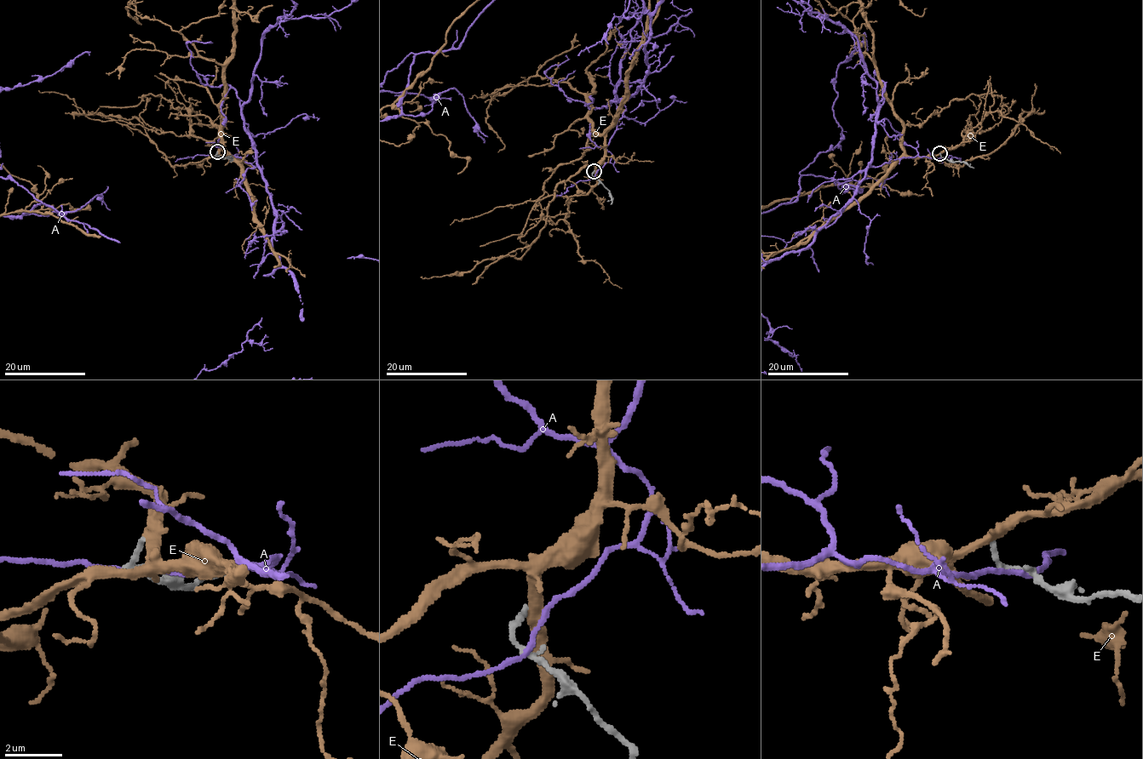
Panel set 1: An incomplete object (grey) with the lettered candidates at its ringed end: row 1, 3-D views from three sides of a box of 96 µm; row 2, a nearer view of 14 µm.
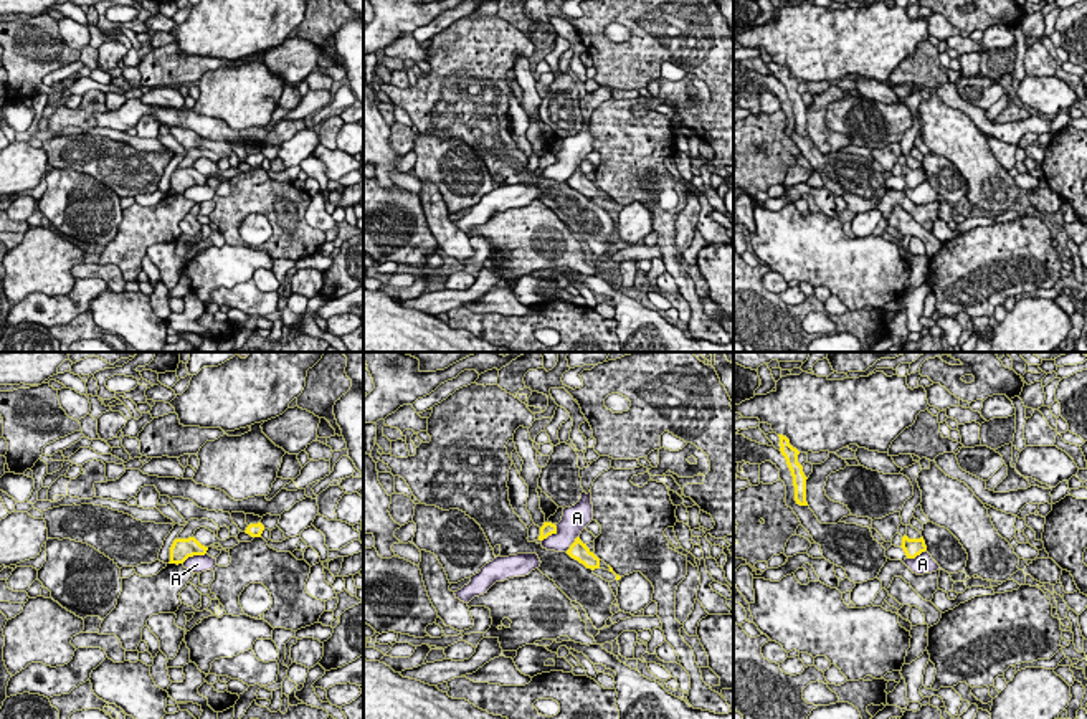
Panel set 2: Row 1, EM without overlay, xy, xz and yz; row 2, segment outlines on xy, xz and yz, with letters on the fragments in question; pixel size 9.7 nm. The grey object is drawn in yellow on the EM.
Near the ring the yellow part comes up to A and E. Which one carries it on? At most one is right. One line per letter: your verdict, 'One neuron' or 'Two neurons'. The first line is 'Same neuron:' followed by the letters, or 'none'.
Same neuron: none
A: Two neurons
E: Two neurons

